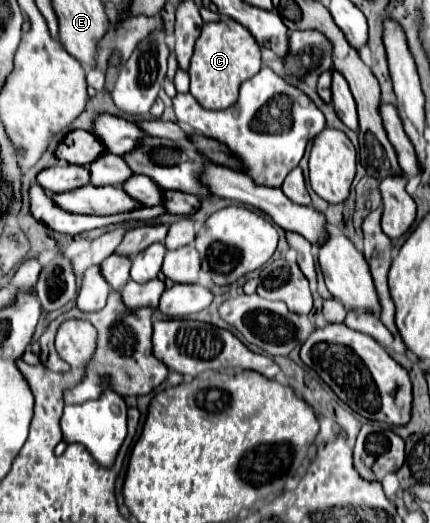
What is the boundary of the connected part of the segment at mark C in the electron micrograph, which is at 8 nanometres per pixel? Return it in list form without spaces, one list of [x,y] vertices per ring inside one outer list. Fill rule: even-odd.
[[[229,18],[203,24],[189,68],[191,94],[203,108],[223,110],[233,106],[239,96],[241,82],[255,76],[259,70],[261,70],[259,44],[245,26],[239,26],[239,22],[231,22]]]

